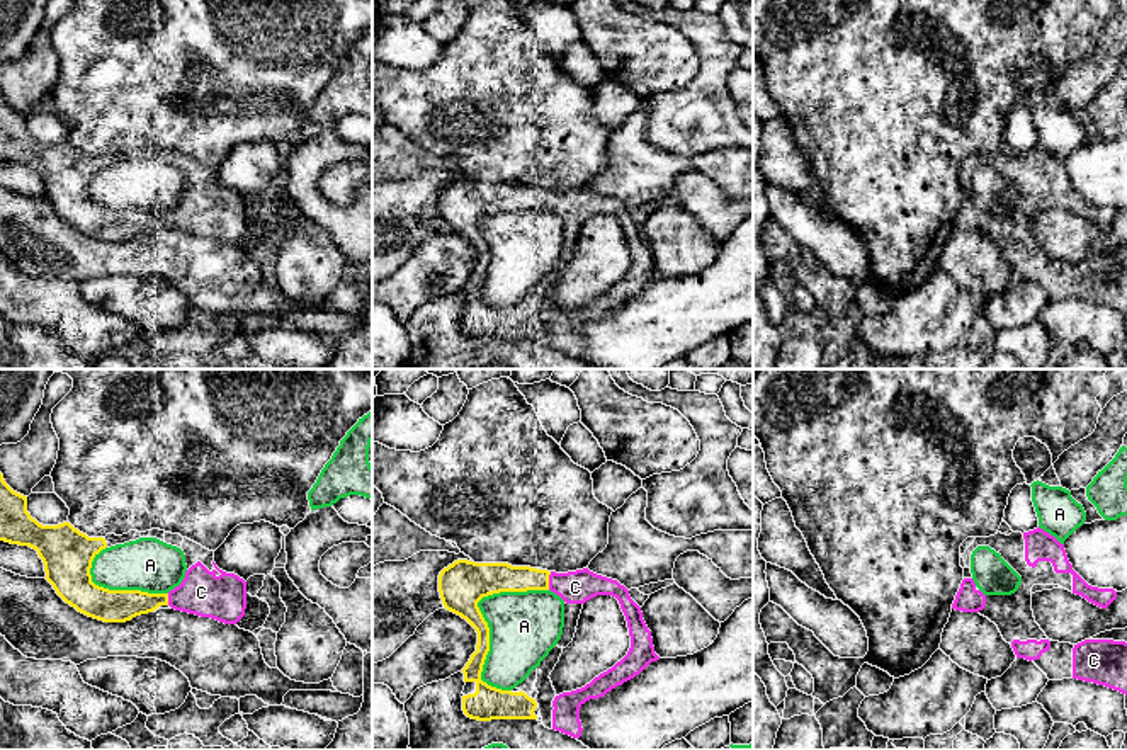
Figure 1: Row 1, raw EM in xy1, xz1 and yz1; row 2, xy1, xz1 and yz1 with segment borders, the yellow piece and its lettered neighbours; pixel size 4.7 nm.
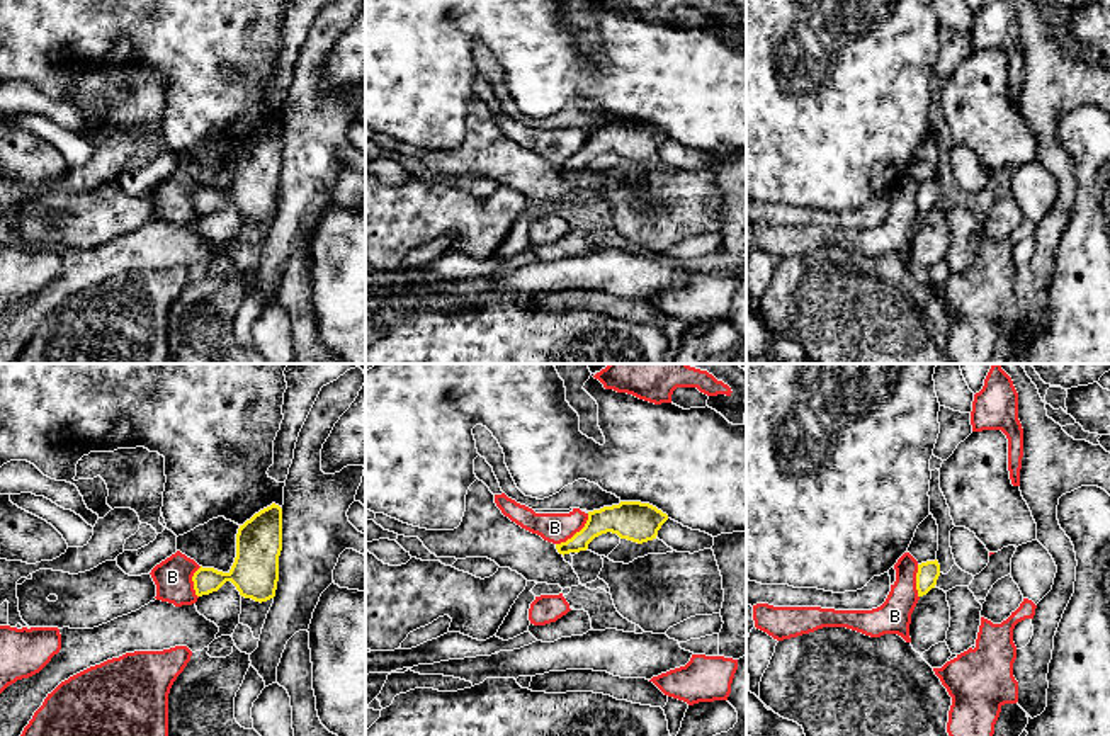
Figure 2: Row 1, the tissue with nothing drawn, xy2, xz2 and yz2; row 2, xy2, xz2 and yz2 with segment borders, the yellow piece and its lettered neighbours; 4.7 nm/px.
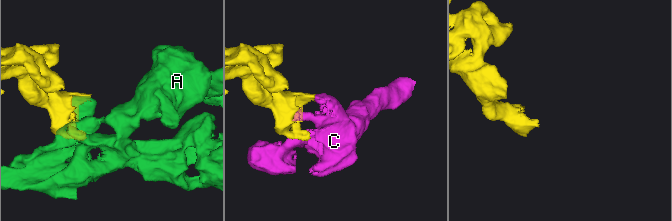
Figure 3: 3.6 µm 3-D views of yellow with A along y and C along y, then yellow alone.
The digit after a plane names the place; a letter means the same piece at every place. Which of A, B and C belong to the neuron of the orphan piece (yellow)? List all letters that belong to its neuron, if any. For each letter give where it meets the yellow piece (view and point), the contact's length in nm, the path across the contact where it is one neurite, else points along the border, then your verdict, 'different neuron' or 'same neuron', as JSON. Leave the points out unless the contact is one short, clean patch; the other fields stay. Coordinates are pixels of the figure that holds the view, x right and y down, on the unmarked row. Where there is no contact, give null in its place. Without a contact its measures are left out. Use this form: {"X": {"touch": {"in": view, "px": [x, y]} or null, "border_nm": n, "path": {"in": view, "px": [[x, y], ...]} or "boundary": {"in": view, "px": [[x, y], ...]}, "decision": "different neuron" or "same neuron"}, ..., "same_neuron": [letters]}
{"A": {"touch": {"in": "xz1", "px": [478, 228]}, "border_nm": 550, "decision": "different neuron"}, "B": {"touch": {"in": "xz2", "px": [577, 152]}, "border_nm": 220, "boundary": {"in": "xz2", "px": [[588, 133], [588, 138], [578, 150], [556, 164]]}, "decision": "different neuron"}, "C": {"touch": {"in": "xz1", "px": [548, 199]}, "border_nm": 90, "decision": "same neuron"}, "same_neuron": ["C"]}

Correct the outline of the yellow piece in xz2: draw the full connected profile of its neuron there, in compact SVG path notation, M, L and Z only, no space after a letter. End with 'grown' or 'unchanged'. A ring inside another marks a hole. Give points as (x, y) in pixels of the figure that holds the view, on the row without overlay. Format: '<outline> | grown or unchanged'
M620 121L588 131L585 146L566 161L556 163L559 173L586 170L588 163L607 151L637 163L656 158L668 134L649 122Z | unchanged

